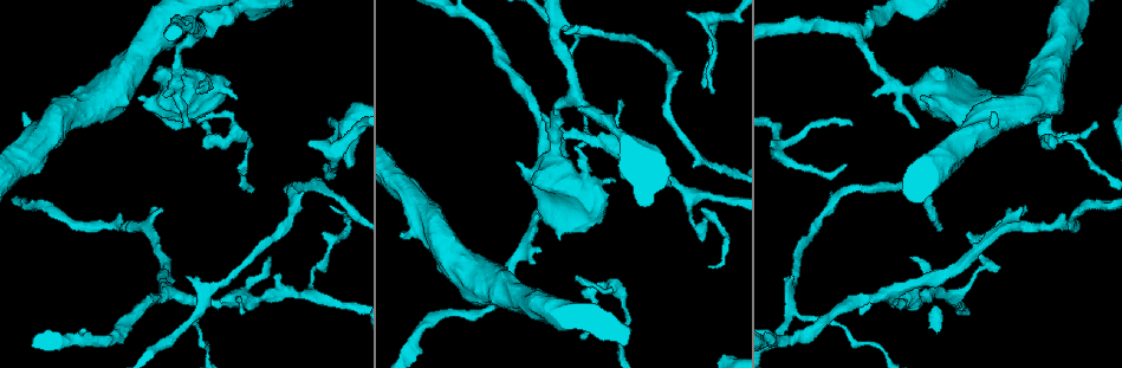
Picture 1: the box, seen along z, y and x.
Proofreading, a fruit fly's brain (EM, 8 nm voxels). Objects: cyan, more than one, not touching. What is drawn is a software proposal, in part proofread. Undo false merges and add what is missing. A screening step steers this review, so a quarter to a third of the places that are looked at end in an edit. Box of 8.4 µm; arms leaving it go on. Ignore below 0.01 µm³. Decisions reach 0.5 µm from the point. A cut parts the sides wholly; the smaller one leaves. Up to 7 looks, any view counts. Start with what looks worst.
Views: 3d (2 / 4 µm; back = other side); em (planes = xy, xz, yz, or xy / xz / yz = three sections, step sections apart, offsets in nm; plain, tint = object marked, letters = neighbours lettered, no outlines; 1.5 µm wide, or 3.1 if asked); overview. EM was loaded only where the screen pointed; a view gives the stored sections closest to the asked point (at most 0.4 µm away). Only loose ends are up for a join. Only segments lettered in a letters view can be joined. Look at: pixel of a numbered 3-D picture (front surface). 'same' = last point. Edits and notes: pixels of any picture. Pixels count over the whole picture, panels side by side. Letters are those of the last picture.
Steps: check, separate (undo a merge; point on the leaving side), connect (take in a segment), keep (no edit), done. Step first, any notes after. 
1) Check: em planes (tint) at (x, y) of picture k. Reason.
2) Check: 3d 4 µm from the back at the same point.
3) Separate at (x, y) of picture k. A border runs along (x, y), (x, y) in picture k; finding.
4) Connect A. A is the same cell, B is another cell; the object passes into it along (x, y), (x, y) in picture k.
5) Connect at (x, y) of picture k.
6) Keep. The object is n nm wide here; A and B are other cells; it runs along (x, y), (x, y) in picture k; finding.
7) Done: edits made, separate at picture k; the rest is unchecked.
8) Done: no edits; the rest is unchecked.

Check: em planes (plain) at (22, 113) of picture 1. Stops while still wide.

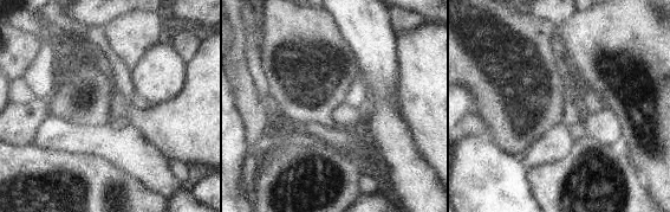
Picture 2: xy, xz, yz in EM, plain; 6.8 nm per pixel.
Check: em planes (tint) at the same point.

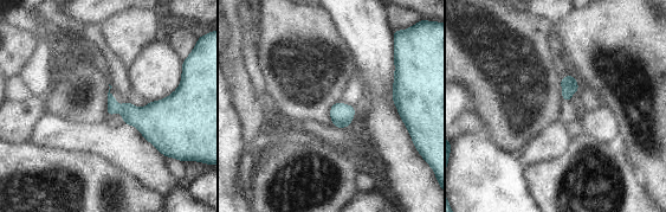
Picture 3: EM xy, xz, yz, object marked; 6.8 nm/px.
Check: em planes (letters) at the same point.

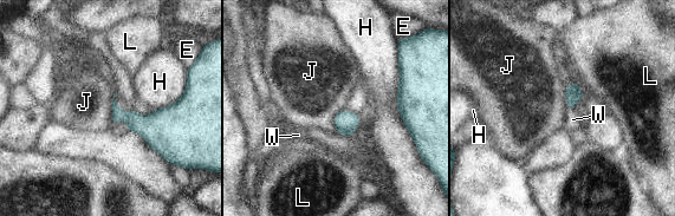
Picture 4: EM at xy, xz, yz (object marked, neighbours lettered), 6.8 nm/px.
Connect W. W is the same cell, E, H, J and L are other cells; the object passes into it along (573, 93), (571, 109), (572, 119) in picture 4; the cell continues.

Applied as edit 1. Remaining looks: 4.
Check: 3d 2 µm at (790, 315) of picture 1. Four-way junction.

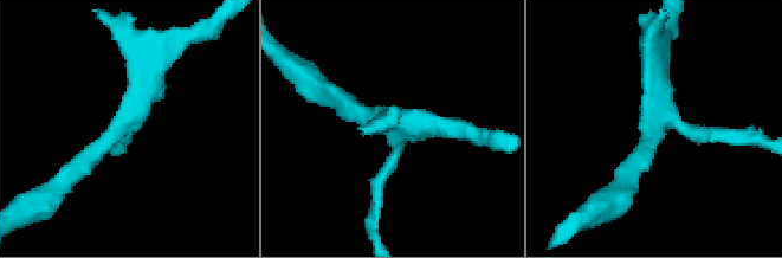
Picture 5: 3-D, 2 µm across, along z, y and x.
Check: em xz step 8 (tint) at (657, 126) of picture 5. Shape alone is not enough.

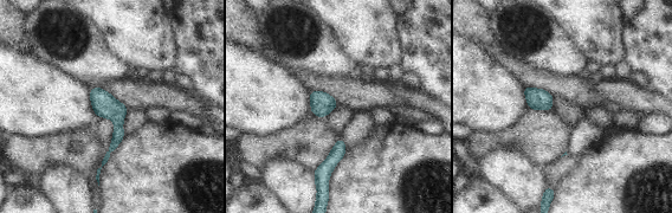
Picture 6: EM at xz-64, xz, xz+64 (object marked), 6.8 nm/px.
Check: em planes (letters) at the same point. Cut it another way.

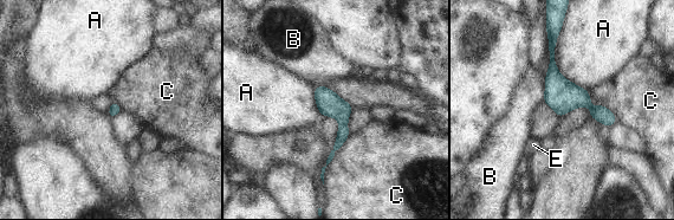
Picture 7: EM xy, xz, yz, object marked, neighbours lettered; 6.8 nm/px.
Keep. The object is 170 nm wide here; A, B, C and E are other cells; a border runs along (562, 25), (555, 65), (588, 91) in picture 7; one cell here.

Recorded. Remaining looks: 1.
Done: edits made, connect at picture 4; the rest is unchecked.

